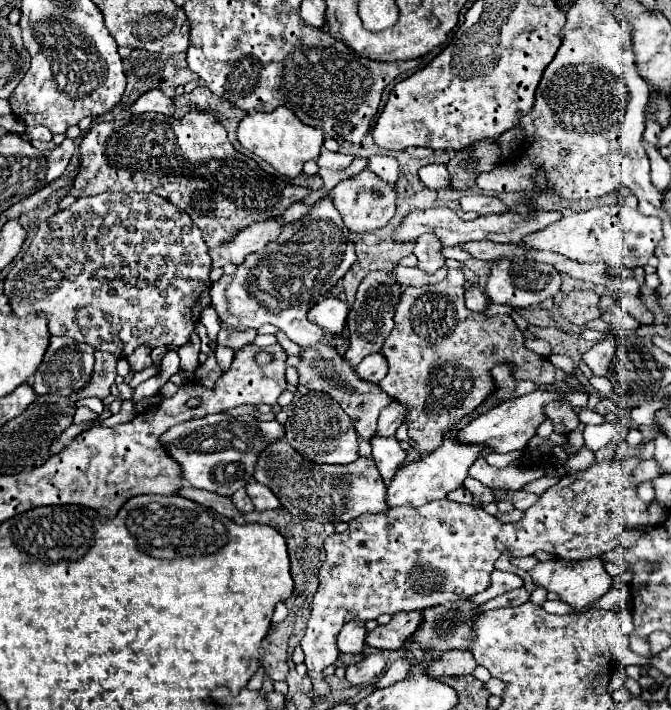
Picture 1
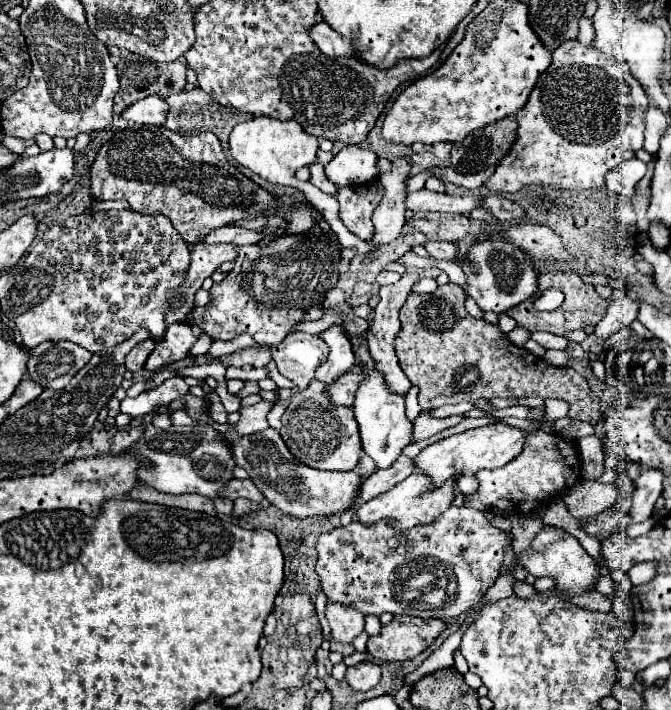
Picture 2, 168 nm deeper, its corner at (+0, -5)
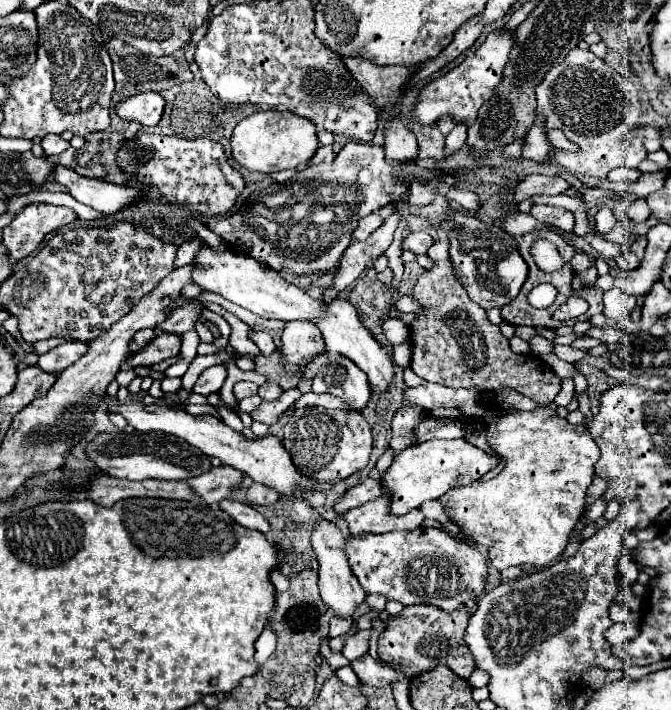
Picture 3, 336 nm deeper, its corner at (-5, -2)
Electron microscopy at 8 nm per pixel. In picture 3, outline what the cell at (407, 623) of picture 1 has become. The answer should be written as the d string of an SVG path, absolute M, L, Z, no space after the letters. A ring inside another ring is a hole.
M411 605L399 615L389 615L385 631L379 635L377 655L381 661L389 663L395 671L401 671L407 679L431 671L437 665L449 667L461 679L469 679L475 669L475 659L471 659L469 647L463 643L463 633L469 623L467 607L457 607L455 611L439 611L431 605Z

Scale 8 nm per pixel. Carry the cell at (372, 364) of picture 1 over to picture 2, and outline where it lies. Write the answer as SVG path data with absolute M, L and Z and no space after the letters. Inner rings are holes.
M344 374L336 384L330 386L328 398L334 404L350 408L354 402L354 394L358 390L358 382L362 382L362 374Z

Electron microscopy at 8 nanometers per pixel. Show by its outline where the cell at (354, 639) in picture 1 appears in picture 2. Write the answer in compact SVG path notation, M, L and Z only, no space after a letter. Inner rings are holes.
M328 604L326 618L332 628L332 638L342 644L352 644L364 632L364 616L354 606Z

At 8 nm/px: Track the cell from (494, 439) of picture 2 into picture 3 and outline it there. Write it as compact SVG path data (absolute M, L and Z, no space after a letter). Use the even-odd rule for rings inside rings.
M431 439L427 443L417 443L395 455L389 469L381 475L381 485L385 493L391 497L391 513L403 515L409 513L411 509L417 509L421 503L429 499L441 497L453 487L481 479L495 465L497 465L495 457L487 455L483 449L471 445L465 439L455 441Z

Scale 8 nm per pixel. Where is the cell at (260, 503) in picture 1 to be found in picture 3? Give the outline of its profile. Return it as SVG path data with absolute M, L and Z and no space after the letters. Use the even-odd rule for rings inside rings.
M211 467L209 471L197 475L195 479L187 479L187 485L199 495L205 503L223 501L231 489L239 487L243 473L233 467Z

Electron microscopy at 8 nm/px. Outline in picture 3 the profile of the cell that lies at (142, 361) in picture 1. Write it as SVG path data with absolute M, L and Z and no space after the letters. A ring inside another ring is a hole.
M145 327L143 331L137 331L137 333L135 333L135 339L131 339L131 343L129 343L129 351L131 351L131 353L137 353L137 351L143 349L153 337L155 337L155 331L149 329L149 327Z

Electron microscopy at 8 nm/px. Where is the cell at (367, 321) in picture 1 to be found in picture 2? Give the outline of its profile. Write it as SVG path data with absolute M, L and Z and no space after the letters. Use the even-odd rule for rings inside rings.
M314 380L306 390L302 390L302 392L298 392L298 394L294 394L292 398L290 398L290 402L288 402L288 406L286 406L286 412L284 412L284 416L282 416L282 430L280 430L280 436L282 436L282 440L286 442L286 446L288 446L288 450L294 454L294 458L298 458L302 464L306 464L306 466L310 466L310 468L318 468L318 470L354 470L354 466L358 464L358 460L360 460L360 454L362 454L362 444L360 444L360 436L358 436L358 424L356 424L356 420L354 420L354 412L352 412L352 408L344 408L344 406L334 406L328 398L326 398L326 390L332 386L334 382L330 382L330 384L324 384L324 382L318 382L318 380Z

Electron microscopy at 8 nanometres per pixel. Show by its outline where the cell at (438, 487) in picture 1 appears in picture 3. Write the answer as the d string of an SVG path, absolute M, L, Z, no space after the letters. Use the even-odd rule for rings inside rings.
M381 495L375 501L369 501L365 505L359 505L343 515L349 527L349 535L361 535L361 533L389 533L395 529L413 531L413 527L419 527L423 523L423 513L419 509L409 511L407 515L395 517L389 513L391 499L387 495Z

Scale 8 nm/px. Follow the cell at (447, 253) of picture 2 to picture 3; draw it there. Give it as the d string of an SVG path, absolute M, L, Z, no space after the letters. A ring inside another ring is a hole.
M415 231L415 233L409 233L407 237L403 237L401 241L401 249L405 251L413 251L415 255L421 255L421 253L427 253L427 249L433 245L433 239L429 233L423 233L423 231Z

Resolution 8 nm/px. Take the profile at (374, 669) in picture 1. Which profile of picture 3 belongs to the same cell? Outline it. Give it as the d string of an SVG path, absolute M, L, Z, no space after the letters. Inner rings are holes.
M365 653L363 657L351 661L351 667L355 671L355 675L361 679L363 685L373 685L373 687L383 687L389 685L395 679L403 679L401 673L393 671L391 667L381 665L377 659L373 659L369 653Z

